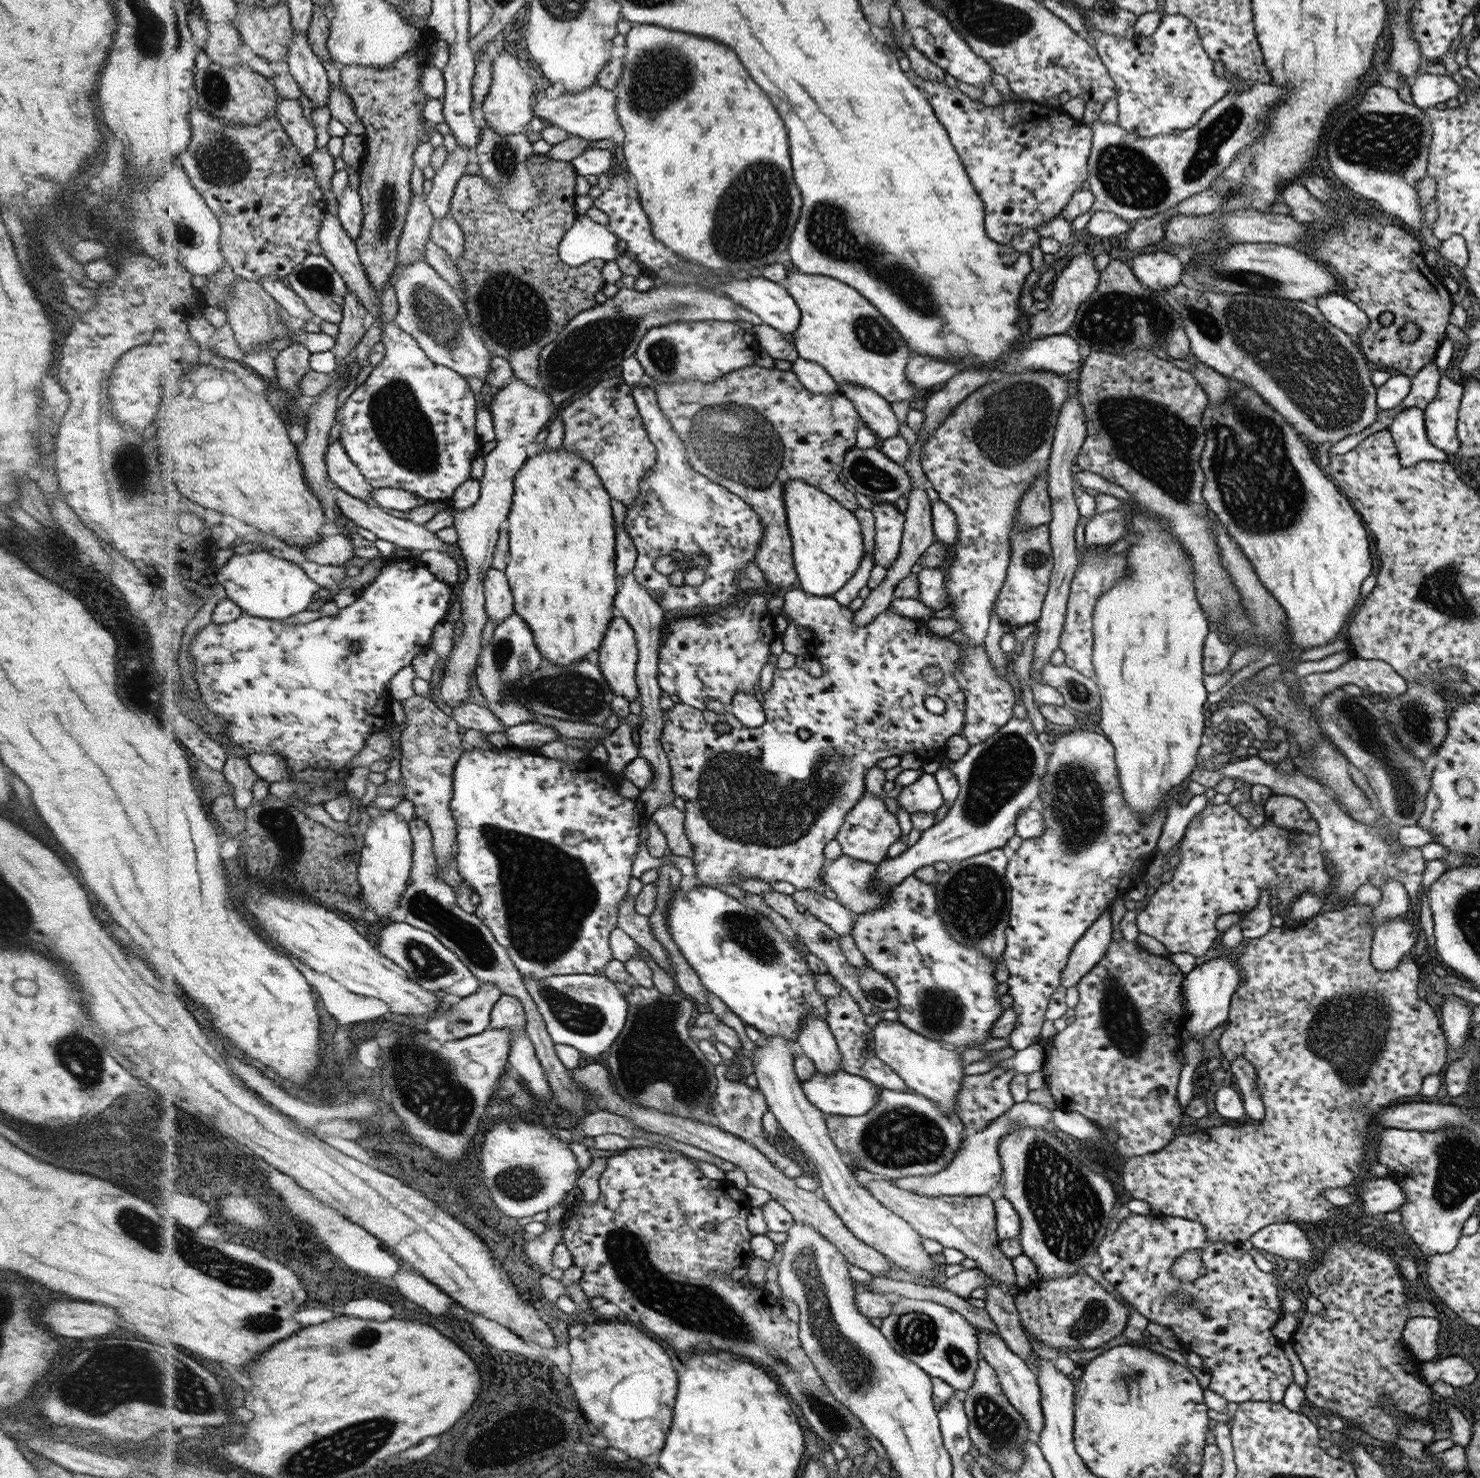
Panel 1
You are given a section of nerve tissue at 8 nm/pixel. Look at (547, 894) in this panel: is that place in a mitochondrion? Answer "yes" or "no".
yes

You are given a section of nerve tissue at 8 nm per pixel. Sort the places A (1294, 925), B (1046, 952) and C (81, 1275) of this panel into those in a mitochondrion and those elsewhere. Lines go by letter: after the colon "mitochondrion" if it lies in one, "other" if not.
A: other
B: other
C: other

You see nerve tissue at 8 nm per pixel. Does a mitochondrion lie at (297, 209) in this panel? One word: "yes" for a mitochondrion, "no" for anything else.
no

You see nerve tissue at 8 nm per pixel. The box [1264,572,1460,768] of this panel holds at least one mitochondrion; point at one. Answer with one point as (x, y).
(1415, 722)

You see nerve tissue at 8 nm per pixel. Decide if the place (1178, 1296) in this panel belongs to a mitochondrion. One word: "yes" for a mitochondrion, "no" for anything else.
yes

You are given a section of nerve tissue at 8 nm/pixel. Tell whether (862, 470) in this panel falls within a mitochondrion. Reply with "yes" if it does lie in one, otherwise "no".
yes

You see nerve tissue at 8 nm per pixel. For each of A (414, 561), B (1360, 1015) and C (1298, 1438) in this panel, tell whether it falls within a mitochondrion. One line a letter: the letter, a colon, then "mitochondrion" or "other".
A: other
B: mitochondrion
C: other

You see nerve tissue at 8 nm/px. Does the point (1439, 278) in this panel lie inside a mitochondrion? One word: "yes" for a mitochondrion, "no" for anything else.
no

